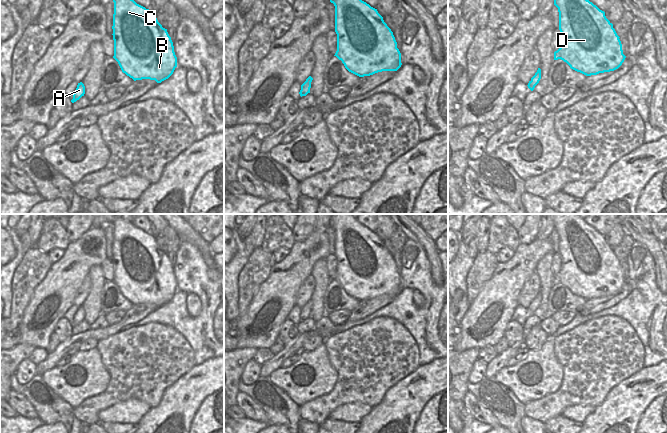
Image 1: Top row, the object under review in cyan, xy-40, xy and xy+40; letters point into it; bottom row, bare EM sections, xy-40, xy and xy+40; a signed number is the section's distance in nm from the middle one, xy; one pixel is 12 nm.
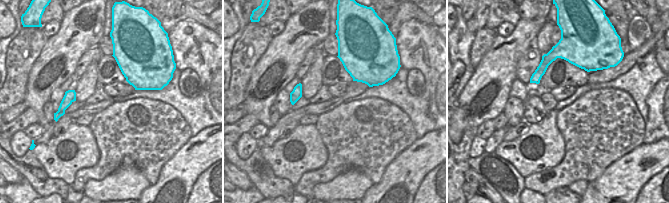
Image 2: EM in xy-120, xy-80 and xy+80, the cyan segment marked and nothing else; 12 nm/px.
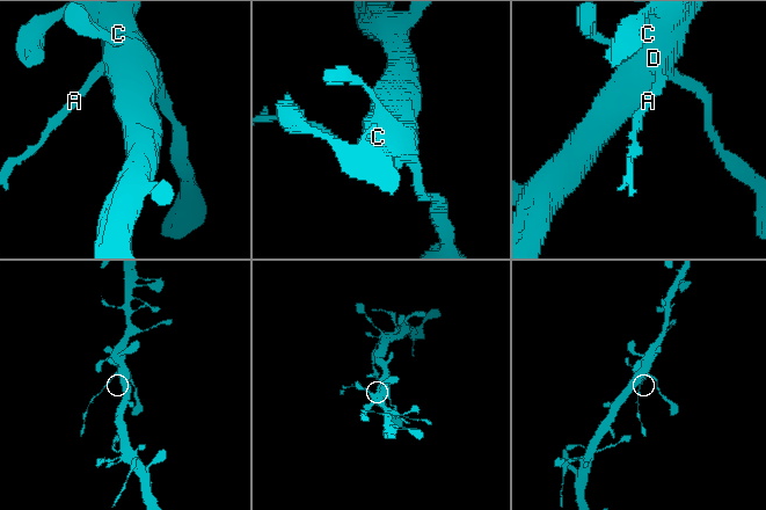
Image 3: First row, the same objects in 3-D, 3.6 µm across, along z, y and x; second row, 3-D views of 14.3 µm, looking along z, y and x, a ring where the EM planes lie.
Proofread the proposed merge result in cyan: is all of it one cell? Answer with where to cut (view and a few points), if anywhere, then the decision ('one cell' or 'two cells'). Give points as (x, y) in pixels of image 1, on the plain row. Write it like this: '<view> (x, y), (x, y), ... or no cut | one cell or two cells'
xy (306, 303), (310, 310) | two cells

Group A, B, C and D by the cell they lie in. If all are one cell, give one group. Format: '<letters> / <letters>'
A / B C D

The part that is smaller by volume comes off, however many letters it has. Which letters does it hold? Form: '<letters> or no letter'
A

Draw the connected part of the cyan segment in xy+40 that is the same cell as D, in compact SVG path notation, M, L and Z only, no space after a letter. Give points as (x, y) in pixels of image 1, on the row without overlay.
M554 214L554 229L558 232L559 254L562 260L561 270L554 276L554 284L561 283L571 293L586 300L614 295L622 289L626 280L623 278L620 261L613 252L613 248L606 242L604 235L587 224L585 219L580 218L577 214Z

